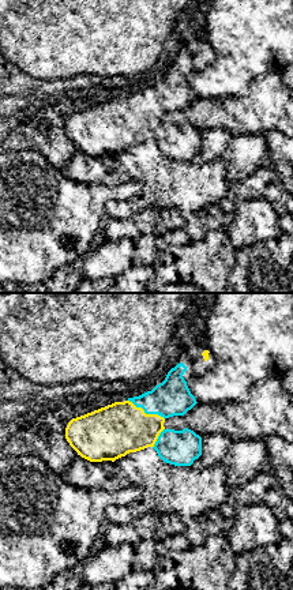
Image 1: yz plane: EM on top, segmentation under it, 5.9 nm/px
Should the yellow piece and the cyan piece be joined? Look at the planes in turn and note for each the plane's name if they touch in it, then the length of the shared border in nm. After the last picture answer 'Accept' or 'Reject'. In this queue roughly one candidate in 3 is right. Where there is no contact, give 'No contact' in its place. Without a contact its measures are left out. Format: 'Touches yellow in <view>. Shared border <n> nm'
Touches yellow in yz. Shared border 240 nm

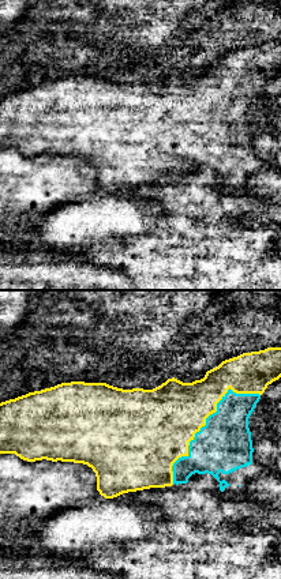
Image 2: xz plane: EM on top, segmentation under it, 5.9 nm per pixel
Touches yellow in xz. Shared border 750 nm

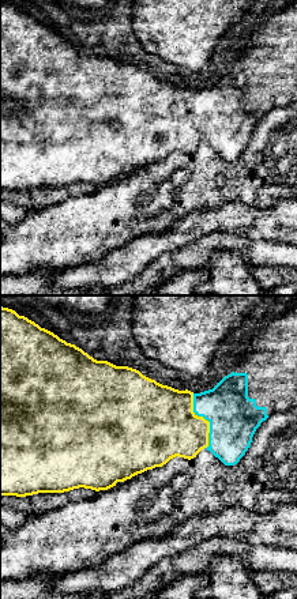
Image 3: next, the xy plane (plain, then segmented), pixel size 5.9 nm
Touches yellow in xy. Shared border 340 nm

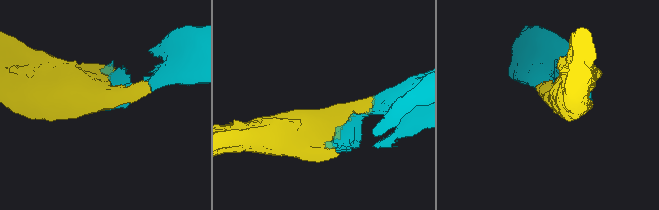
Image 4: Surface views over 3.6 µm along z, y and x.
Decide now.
Accept

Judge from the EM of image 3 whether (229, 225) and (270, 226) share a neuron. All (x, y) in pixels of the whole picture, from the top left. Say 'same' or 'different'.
same

